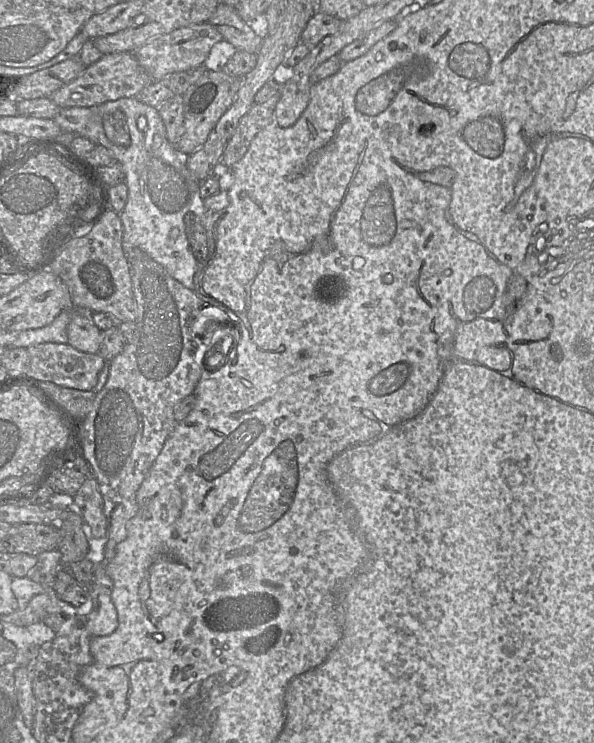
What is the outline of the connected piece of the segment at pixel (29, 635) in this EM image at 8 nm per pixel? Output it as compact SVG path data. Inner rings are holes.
M42 621L28 626L17 626L11 623L3 624L2 636L11 641L17 648L13 661L8 662L14 672L18 667L31 664L41 645L51 641L56 632Z

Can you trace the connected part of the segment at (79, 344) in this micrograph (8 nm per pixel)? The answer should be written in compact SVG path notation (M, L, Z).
M72 310L72 318L67 328L68 344L79 351L98 354L100 329L92 322L90 314L82 310Z

